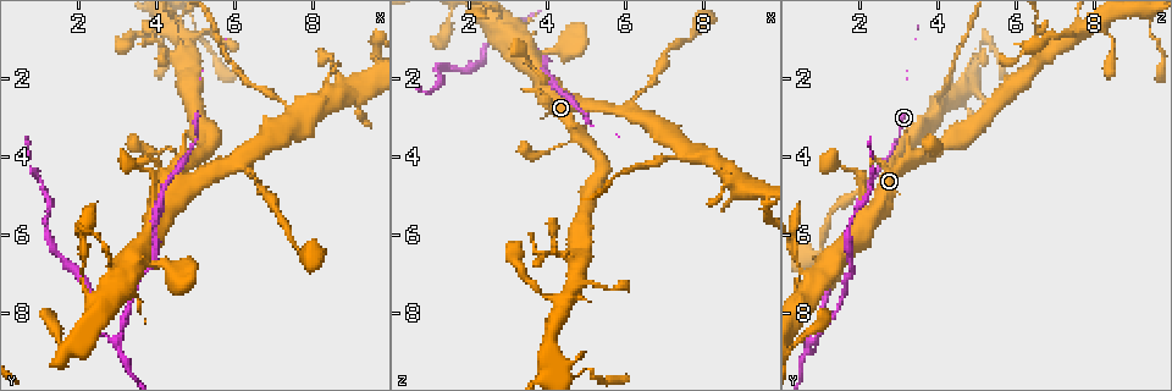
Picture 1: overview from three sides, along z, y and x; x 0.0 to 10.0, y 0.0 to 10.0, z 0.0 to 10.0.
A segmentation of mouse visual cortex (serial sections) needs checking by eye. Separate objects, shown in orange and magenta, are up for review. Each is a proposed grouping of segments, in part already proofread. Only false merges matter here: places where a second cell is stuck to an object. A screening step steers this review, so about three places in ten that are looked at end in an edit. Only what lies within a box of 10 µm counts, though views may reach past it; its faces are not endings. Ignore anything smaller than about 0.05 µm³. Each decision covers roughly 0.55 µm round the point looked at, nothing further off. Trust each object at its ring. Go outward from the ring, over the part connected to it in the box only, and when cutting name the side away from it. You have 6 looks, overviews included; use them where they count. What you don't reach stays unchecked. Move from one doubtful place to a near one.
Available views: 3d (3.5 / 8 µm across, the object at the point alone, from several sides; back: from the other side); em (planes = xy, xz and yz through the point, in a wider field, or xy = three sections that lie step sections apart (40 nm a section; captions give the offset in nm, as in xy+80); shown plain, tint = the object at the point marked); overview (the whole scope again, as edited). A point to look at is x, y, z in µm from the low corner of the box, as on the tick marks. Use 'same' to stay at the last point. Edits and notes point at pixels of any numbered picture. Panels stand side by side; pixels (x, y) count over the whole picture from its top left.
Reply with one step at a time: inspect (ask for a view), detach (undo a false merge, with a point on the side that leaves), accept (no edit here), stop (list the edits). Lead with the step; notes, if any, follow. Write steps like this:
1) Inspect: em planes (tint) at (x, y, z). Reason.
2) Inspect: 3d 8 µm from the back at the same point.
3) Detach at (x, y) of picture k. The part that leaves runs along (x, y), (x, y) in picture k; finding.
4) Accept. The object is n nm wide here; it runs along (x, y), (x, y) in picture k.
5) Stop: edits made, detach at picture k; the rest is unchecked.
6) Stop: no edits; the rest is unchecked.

Inspect: 3d 3.5 µm at (4.00, 5.40, 2.15). Thin arm on a thick one.

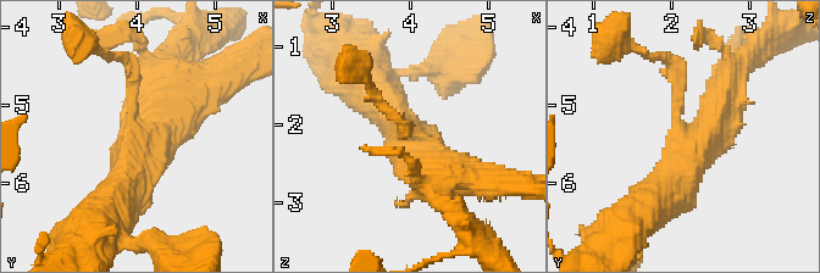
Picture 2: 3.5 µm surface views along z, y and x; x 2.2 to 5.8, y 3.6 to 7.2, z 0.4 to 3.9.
Inspect: em xy step 3 (tint) at (3.95, 5.35, 2.10). 3 arms meet here; the arms are 150, 500, 600 nm wide.

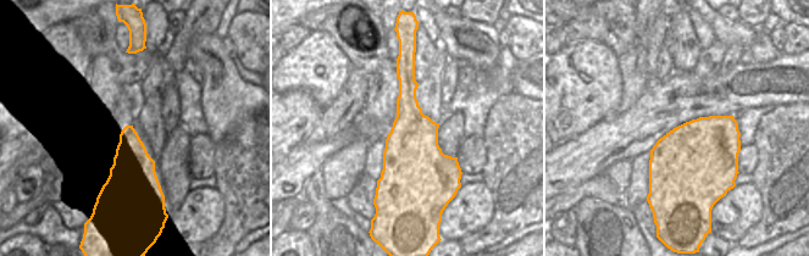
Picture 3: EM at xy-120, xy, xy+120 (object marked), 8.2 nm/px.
Accept. It runs along (732, 76), (716, 124), (644, 207) in picture 2; continuous, no second cell.

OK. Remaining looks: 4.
Inspect: 3d 3.5 µm at (2.95, 8.75, 0.80). Side arm on a straight run.

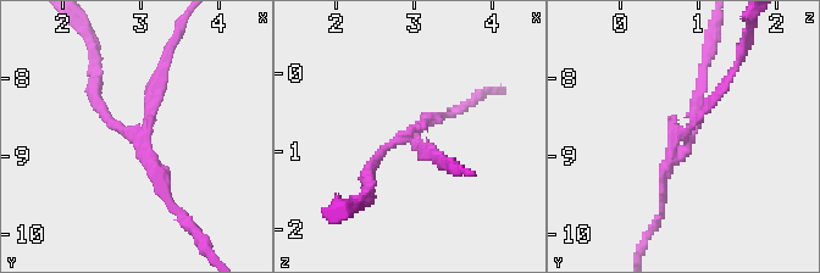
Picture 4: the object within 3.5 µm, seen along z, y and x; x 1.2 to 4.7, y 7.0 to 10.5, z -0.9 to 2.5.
Detach at (103, 109) of picture 4. 3 arms meet here; the arms are 150, 150, 150 nm wide; the part that leaves runs along (137, 133), (125, 133), (95, 99), (92, 50) in picture 4; a second cell is stuck on.

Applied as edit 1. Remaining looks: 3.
Inspect: 3d 8 µm at (4.60, 0.85, 6.50). Thin neck.

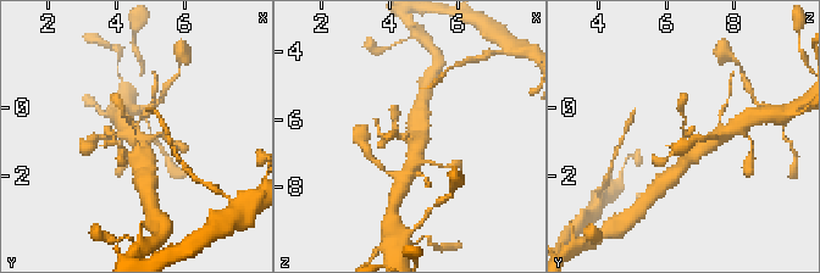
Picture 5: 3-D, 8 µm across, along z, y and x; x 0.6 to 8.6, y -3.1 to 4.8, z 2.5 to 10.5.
Inspect: 3d 3.5 µm at the same point. Closer look.

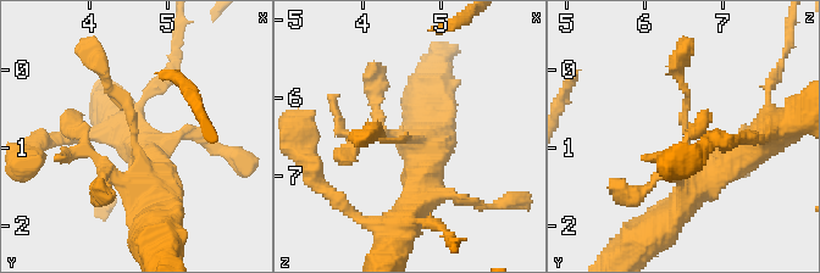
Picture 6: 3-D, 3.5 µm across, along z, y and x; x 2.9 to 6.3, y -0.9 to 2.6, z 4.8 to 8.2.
Inspect: em xy step 1 (tint) at (4.60, 0.80, 6.50). The arms are 100, 450 nm wide; need the tissue.

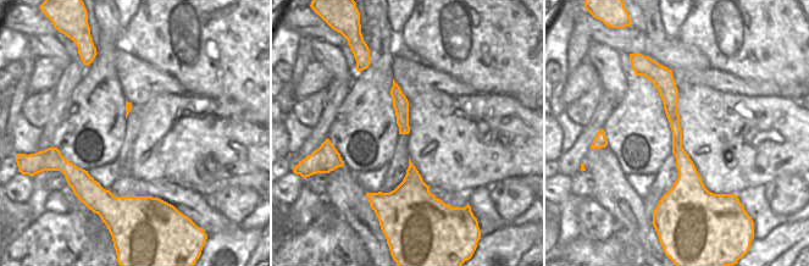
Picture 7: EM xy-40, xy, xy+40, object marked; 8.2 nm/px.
Accept. It runs along (663, 71), (683, 162), (672, 195) in picture 7; all the same cell.

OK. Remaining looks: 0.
Stop: edits made, detach at picture 4; the rest is unchecked.

